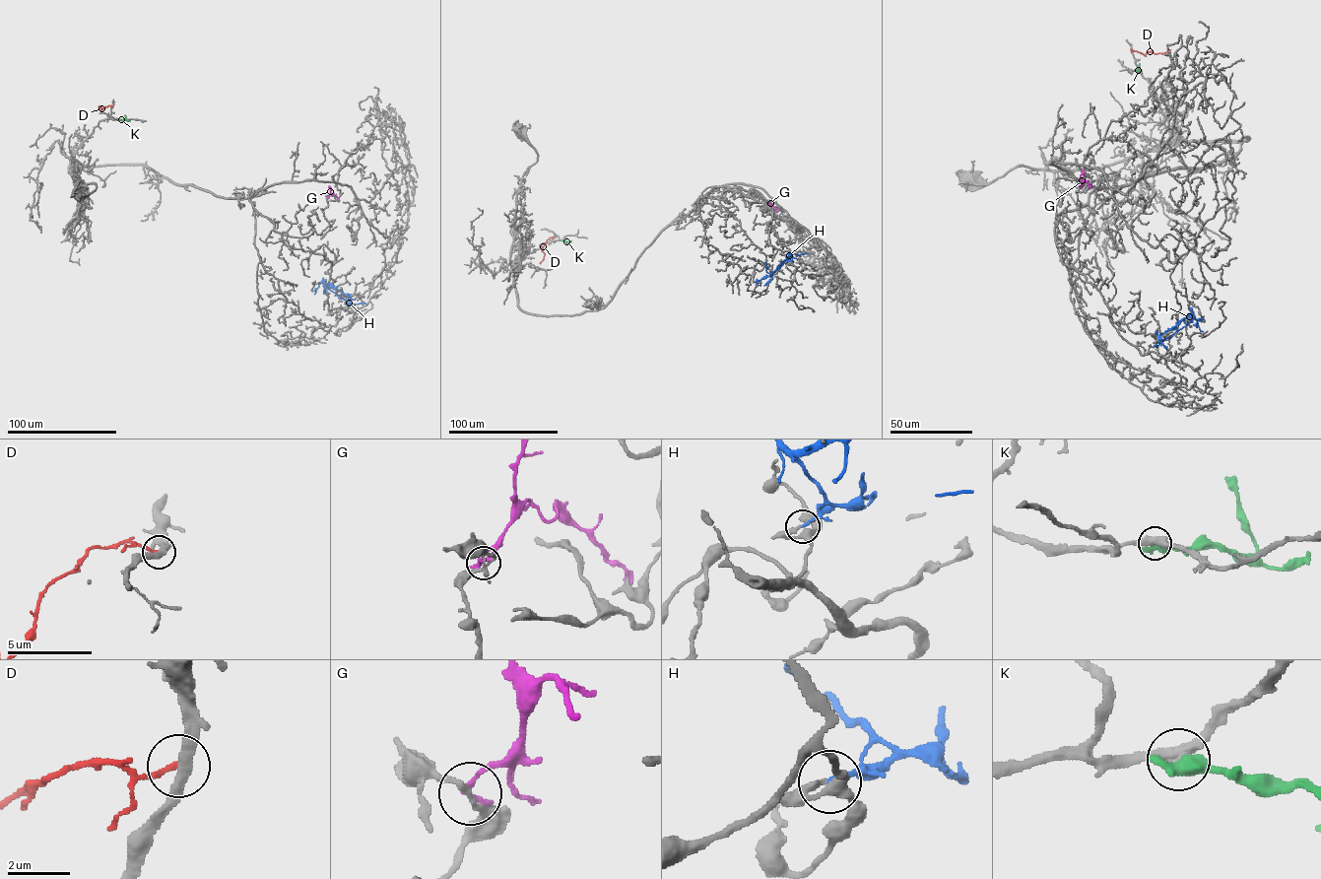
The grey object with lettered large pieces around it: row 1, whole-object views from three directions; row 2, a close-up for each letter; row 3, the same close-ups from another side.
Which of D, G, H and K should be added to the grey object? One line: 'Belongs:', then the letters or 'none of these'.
Belongs: none of these

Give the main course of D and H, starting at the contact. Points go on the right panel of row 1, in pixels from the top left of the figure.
D: (1132, 49), (1145, 55), (1147, 51), (1157, 54), (1170, 49)
H: (1166, 350), (1161, 342), (1192, 321), (1190, 308), (1203, 331)

